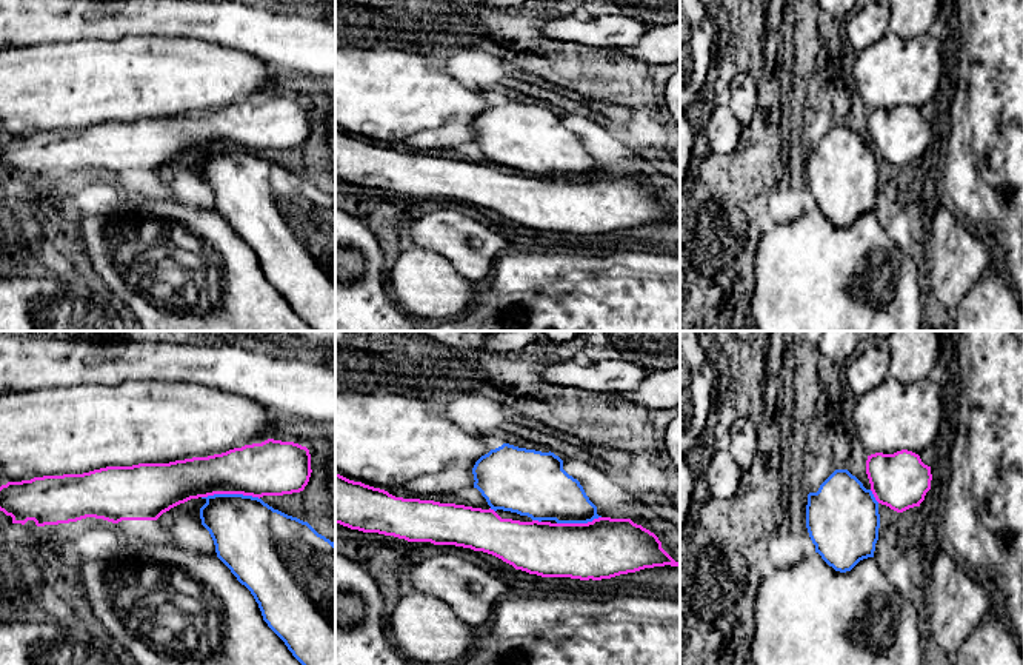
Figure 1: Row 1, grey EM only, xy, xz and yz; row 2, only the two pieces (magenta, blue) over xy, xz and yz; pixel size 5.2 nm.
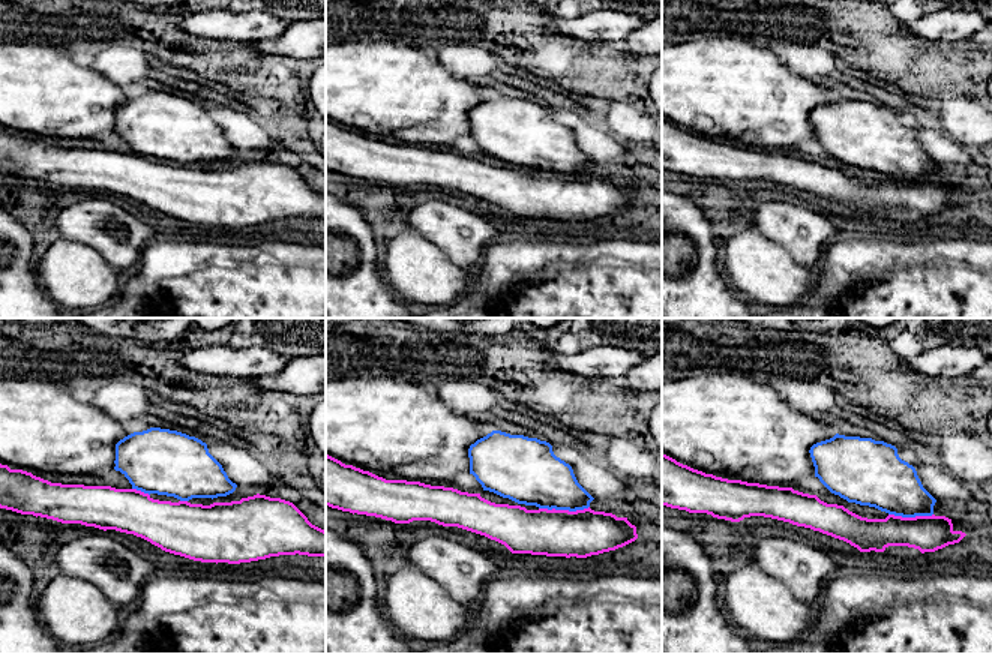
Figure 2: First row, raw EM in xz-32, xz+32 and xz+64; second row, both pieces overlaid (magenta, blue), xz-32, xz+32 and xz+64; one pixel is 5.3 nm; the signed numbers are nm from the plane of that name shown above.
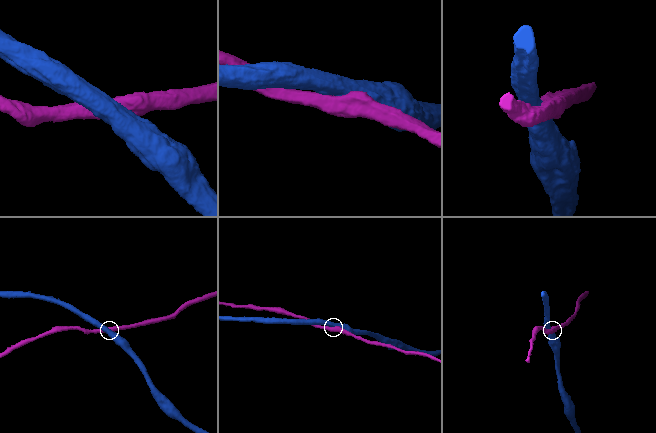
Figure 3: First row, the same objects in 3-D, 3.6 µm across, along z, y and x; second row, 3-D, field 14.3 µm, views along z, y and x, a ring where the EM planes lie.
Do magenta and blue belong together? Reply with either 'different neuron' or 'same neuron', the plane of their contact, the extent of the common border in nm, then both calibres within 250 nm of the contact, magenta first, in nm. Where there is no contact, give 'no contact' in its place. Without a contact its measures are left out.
different neuron; contact in xy; length 300 nm; calibres 280 and 380 nm

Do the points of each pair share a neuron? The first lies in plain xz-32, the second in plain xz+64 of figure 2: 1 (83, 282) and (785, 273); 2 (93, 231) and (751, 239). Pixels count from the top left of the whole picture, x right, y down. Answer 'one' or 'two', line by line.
1: one
2: two

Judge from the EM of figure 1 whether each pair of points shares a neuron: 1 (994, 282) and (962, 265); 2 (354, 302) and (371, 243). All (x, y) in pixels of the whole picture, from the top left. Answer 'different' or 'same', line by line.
1: different
2: same

